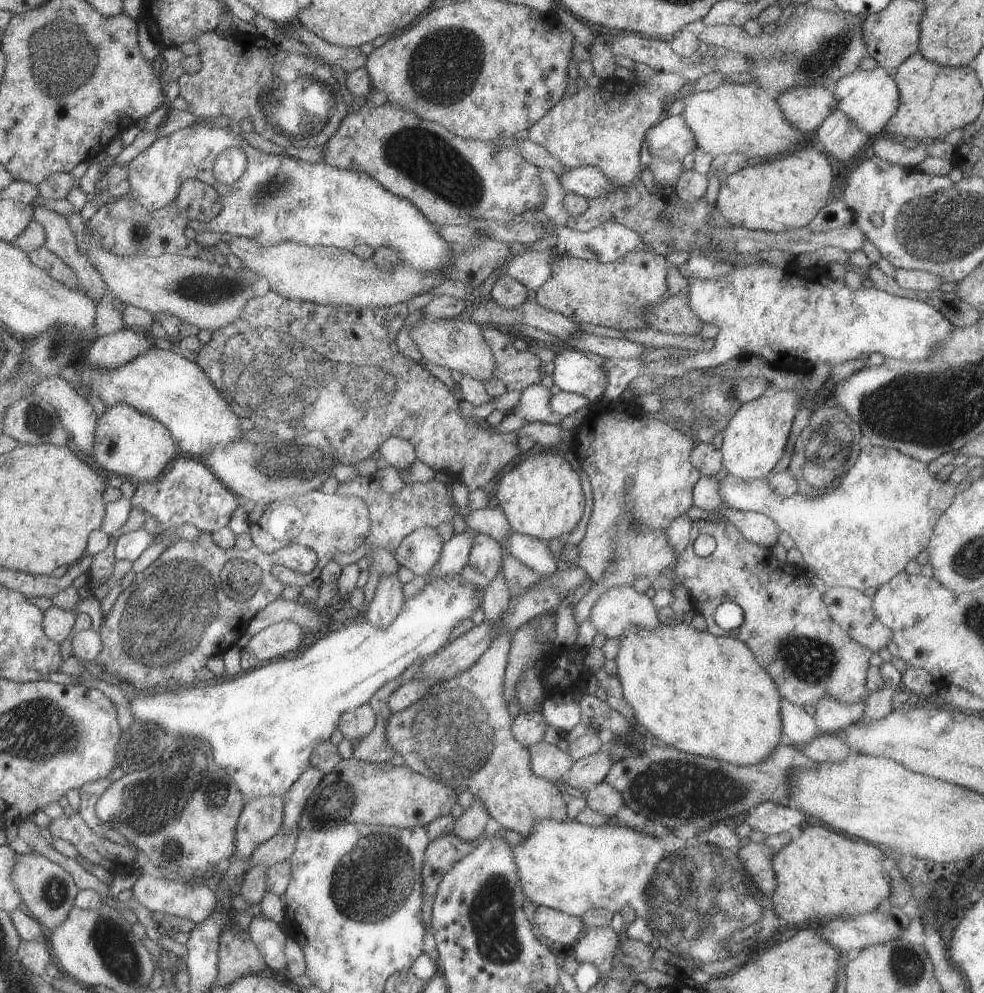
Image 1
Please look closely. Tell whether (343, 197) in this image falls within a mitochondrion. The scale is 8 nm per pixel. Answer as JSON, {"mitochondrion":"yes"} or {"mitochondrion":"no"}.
{"mitochondrion":"no"}

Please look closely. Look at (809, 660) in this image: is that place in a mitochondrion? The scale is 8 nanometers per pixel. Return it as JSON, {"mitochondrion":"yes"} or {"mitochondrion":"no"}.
{"mitochondrion":"yes"}

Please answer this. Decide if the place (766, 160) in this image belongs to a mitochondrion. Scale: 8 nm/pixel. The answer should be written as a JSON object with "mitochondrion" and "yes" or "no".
{"mitochondrion":"no"}

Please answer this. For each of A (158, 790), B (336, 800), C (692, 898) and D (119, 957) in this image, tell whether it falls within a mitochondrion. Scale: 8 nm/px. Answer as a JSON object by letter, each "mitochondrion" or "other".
{"A":"mitochondrion","B":"mitochondrion","C":"mitochondrion","D":"mitochondrion"}

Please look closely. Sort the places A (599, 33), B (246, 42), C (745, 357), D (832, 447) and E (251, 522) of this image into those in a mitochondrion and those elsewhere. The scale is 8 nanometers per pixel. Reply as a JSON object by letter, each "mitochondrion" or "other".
{"A":"other","B":"other","C":"other","D":"mitochondrion","E":"other"}

